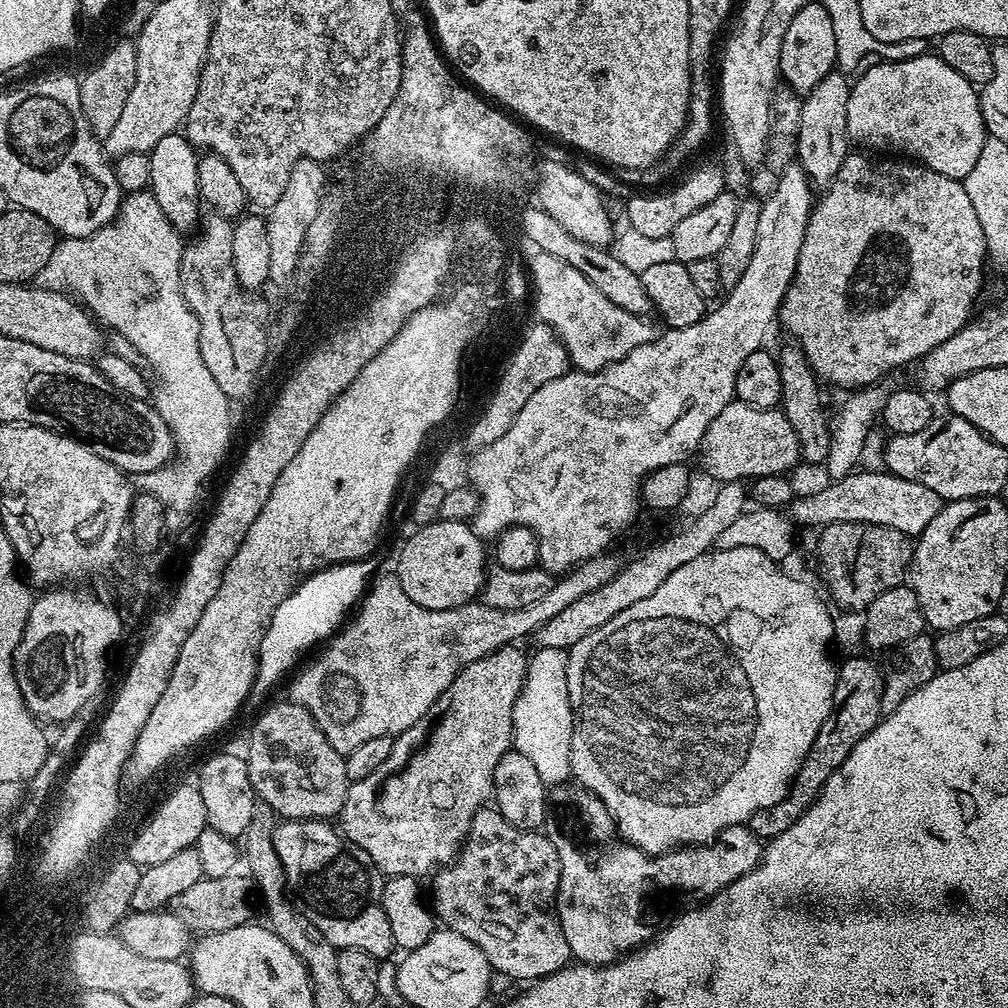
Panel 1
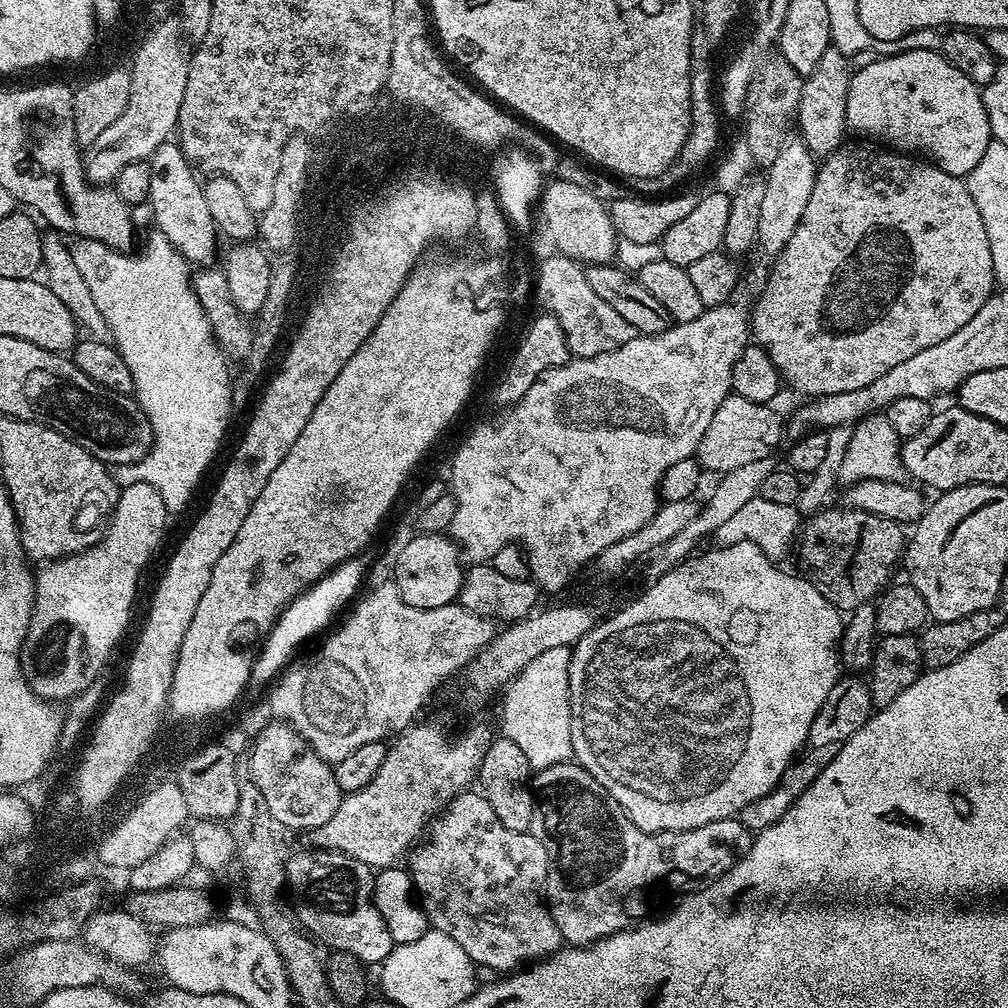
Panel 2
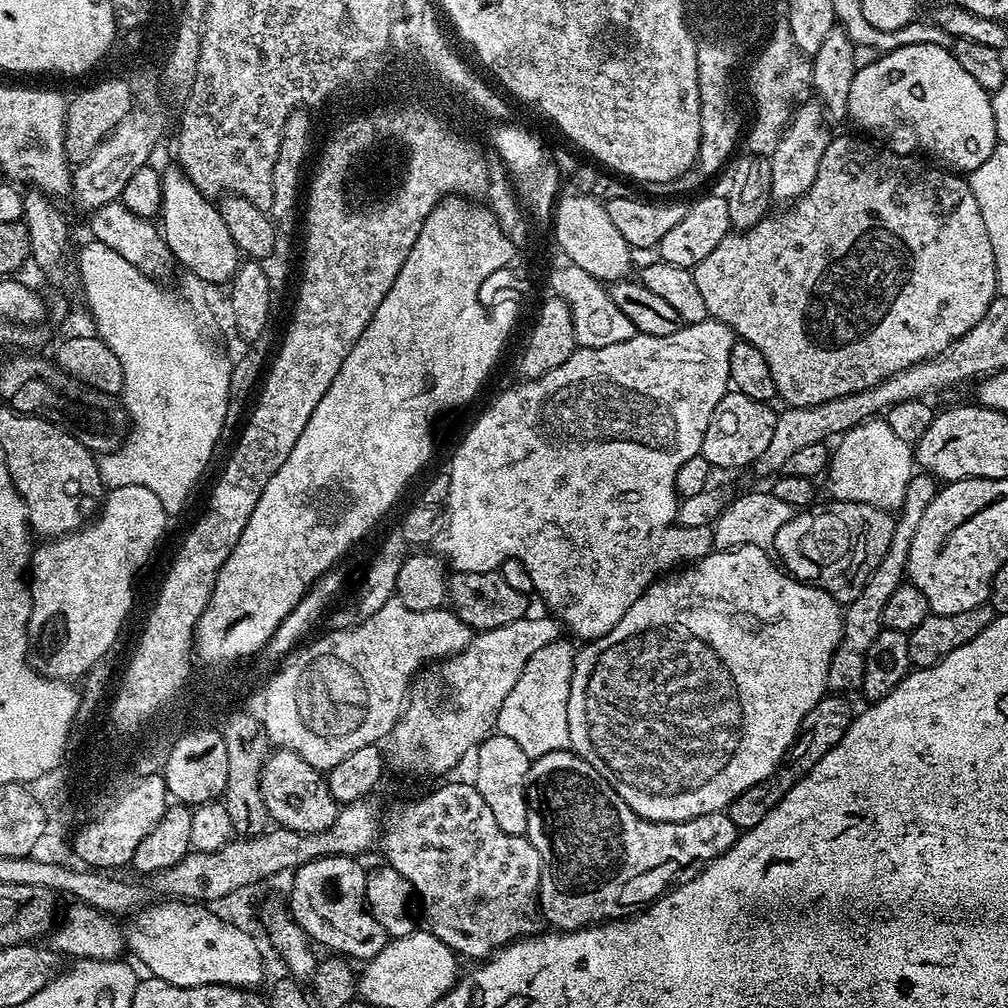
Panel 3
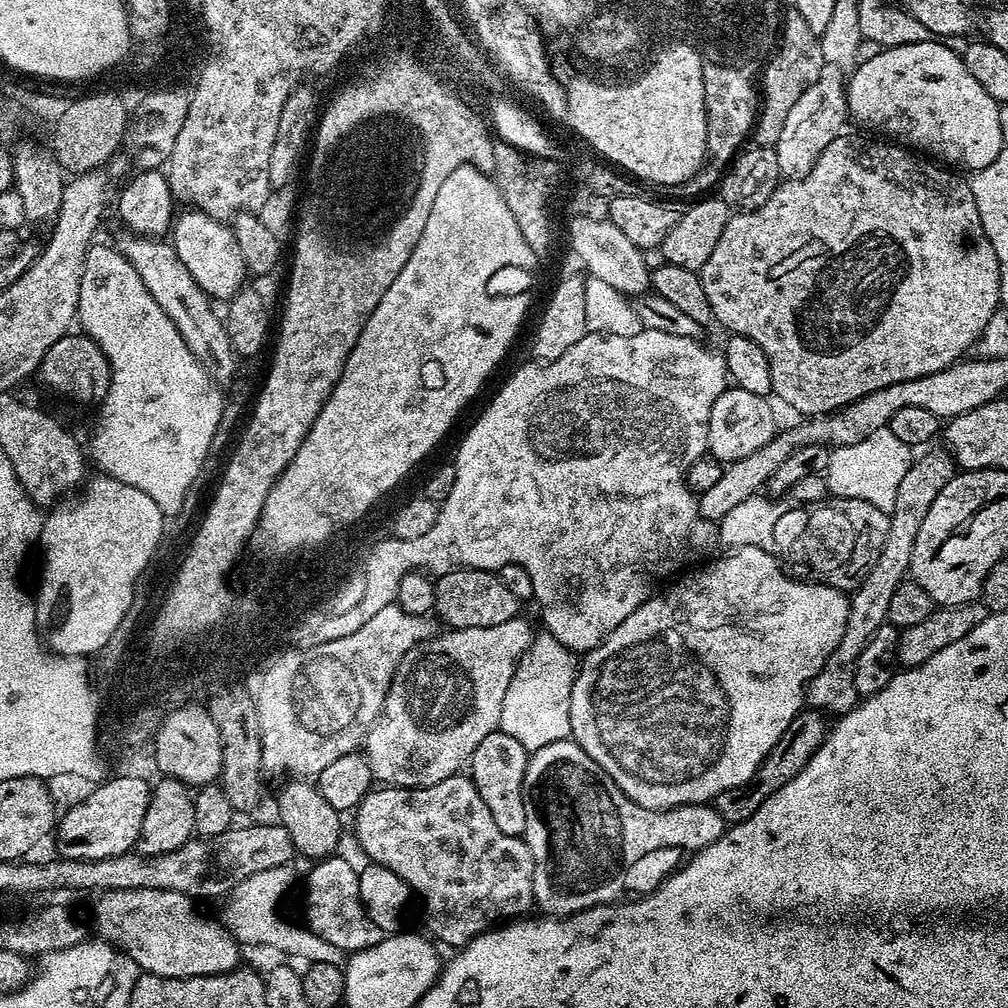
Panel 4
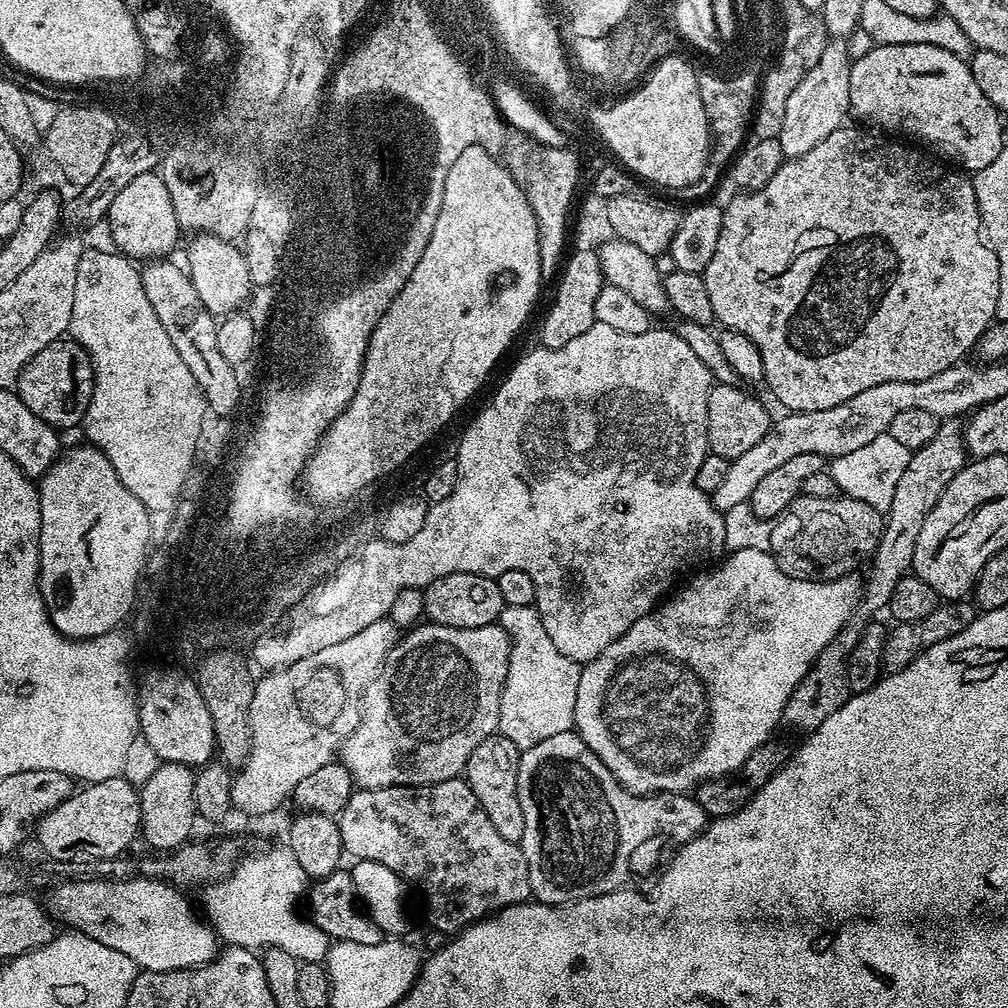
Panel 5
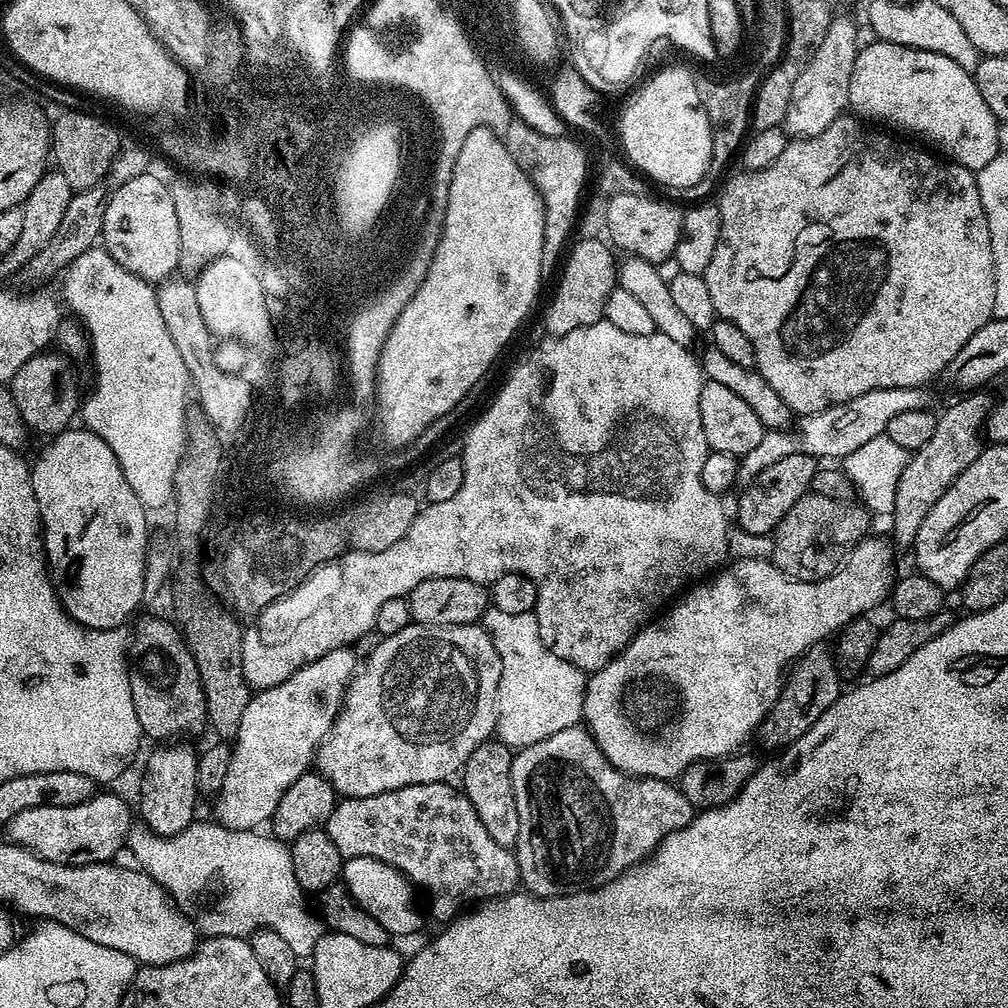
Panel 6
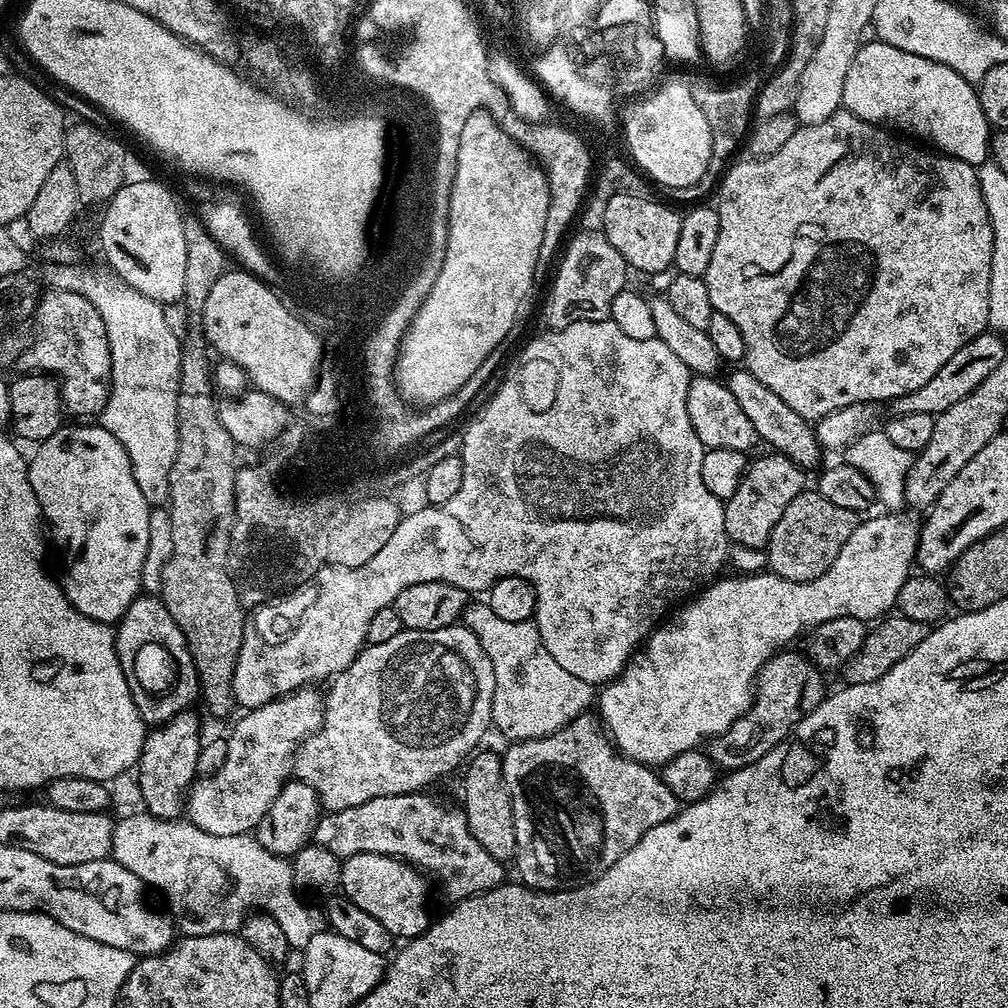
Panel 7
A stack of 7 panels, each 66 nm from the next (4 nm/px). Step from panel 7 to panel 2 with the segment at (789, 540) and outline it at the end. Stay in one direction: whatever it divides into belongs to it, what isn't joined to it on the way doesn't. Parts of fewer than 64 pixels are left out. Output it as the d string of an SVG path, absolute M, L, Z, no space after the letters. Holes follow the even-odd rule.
M847 506L825 507L811 517L799 533L803 571L837 610L851 614L858 606L873 601L889 583L888 575L895 564L901 563L906 547L903 530L899 523L878 514Z

